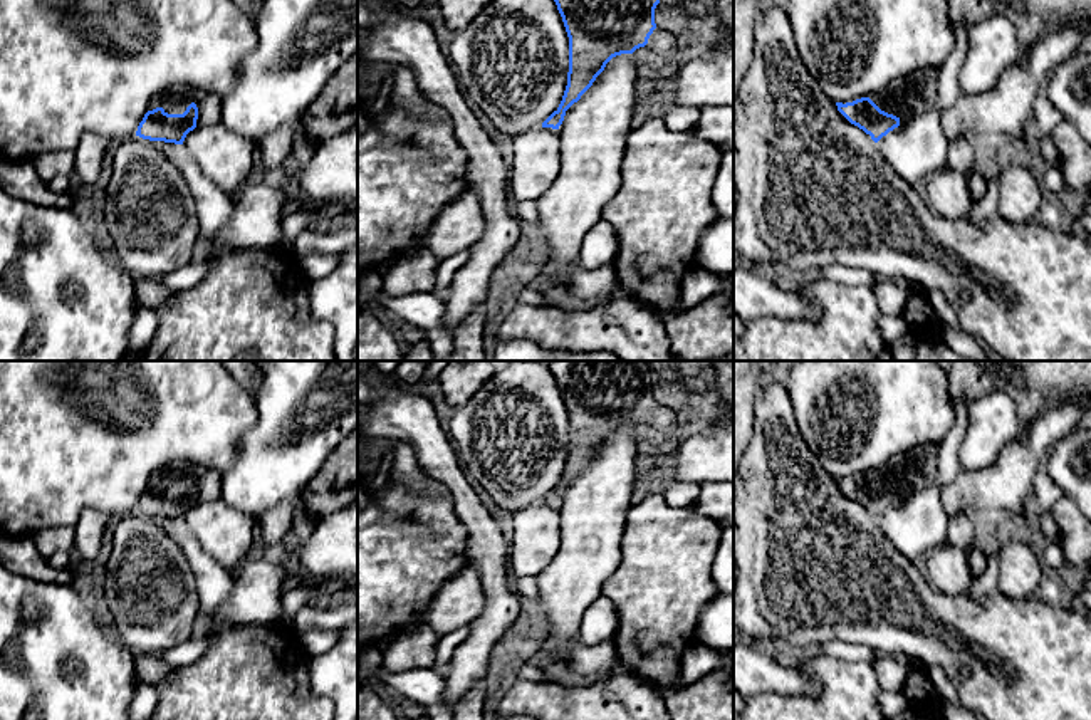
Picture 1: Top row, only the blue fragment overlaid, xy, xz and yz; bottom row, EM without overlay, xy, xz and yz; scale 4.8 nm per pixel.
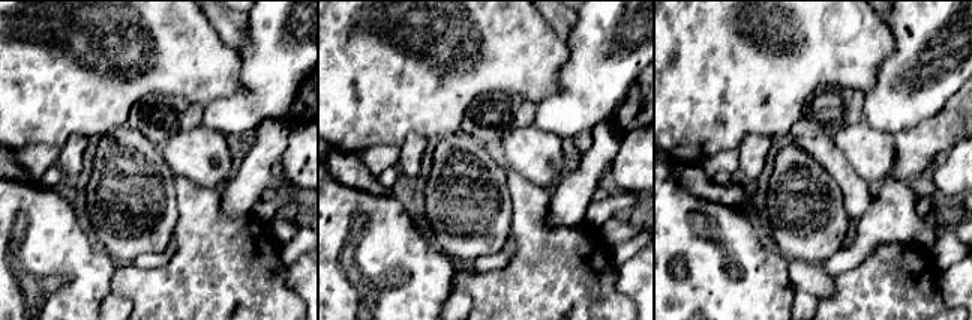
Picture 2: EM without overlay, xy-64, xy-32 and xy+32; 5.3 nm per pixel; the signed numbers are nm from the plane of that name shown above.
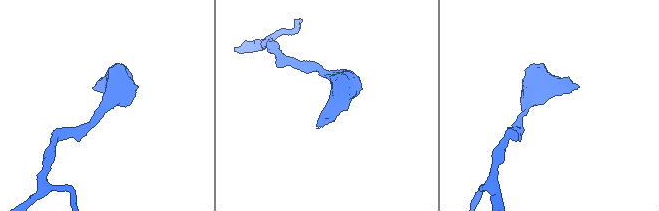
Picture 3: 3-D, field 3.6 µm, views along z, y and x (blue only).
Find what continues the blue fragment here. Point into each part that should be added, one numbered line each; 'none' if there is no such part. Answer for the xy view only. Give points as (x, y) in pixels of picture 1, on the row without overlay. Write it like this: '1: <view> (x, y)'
1: xy (175, 477)

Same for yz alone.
1: yz (913, 470)

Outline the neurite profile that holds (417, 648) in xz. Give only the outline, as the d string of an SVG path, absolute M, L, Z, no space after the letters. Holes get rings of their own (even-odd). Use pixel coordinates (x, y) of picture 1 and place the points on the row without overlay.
M421 623L393 639L388 650L383 651L381 666L389 673L435 668L440 638L441 636L433 628Z

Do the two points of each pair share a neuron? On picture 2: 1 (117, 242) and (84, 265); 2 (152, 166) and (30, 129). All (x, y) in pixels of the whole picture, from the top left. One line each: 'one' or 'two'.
1: two
2: two

